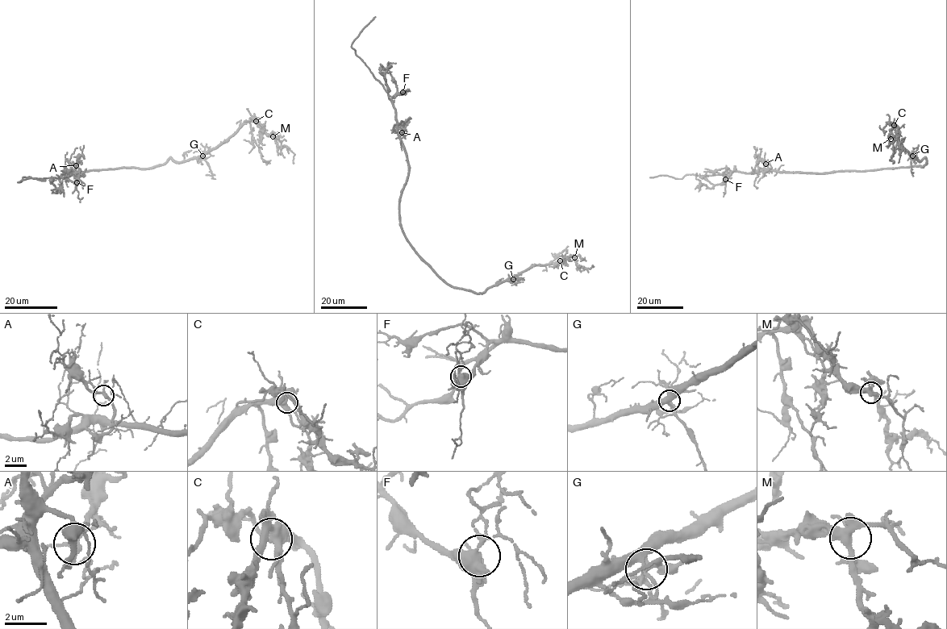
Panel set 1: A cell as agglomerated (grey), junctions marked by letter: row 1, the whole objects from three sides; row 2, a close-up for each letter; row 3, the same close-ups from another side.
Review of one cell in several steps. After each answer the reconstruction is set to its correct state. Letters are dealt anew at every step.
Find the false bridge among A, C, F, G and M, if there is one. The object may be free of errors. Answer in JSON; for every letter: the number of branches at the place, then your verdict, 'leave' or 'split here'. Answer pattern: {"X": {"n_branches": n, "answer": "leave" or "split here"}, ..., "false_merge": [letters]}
{"A": {"n_branches": 6, "answer": "leave"}, "C": {"n_branches": 6, "answer": "leave"}, "F": {"n_branches": 7, "answer": "leave"}, "G": {"n_branches": 6, "answer": "split here"}, "M": {"n_branches": 5, "answer": "leave"}, "false_merge": ["G"]}

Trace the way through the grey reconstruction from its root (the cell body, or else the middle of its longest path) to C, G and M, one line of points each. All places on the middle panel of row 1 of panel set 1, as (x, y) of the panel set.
C: (409, 241), (415, 252), (445, 282), (477, 293), (482, 293), (532, 266), (560, 260)
G: (409, 241), (415, 252), (452, 286), (482, 293), (492, 286), (513, 279)
M: (409, 241), (415, 252), (445, 282), (477, 293), (482, 293), (532, 266), (574, 257)

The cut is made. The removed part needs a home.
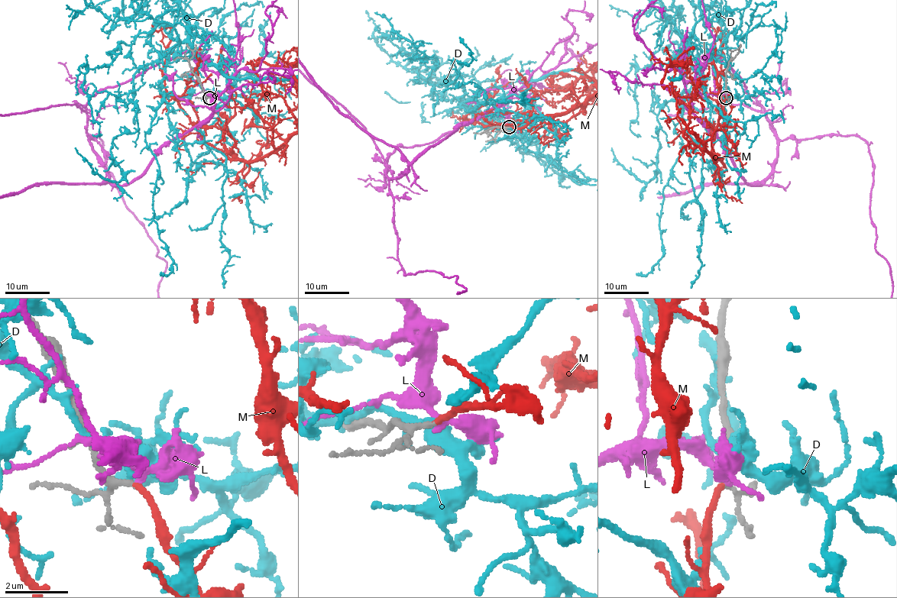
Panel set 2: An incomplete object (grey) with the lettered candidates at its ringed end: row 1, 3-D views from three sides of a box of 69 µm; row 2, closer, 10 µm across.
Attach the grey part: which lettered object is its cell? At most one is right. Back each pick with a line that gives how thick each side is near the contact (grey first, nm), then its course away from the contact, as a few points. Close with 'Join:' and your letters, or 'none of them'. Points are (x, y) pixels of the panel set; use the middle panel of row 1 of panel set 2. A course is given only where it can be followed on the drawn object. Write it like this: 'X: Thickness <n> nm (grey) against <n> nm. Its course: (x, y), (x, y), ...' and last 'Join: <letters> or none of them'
M: Thickness 130 nm (grey) against 180 nm
Join: M

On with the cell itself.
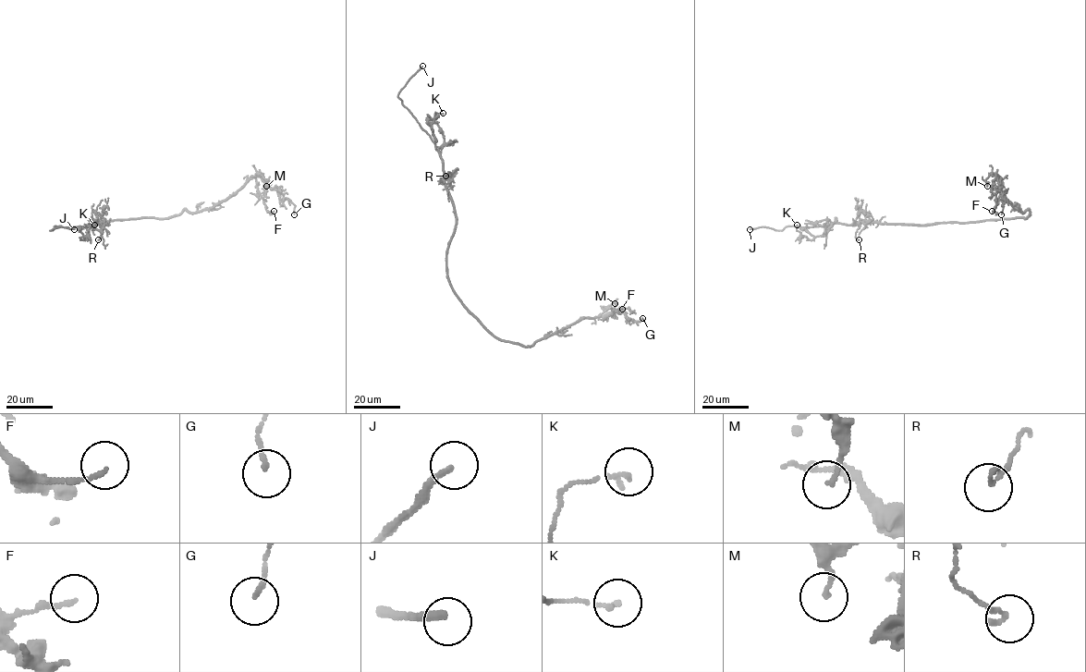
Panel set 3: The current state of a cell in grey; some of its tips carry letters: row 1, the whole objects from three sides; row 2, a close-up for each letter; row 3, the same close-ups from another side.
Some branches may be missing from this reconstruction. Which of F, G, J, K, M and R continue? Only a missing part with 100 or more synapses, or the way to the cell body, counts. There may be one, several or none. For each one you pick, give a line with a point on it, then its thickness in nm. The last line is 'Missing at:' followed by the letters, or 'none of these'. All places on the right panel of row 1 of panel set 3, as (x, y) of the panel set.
J: place (750, 229); calibre 220 nm
Missing at: J

